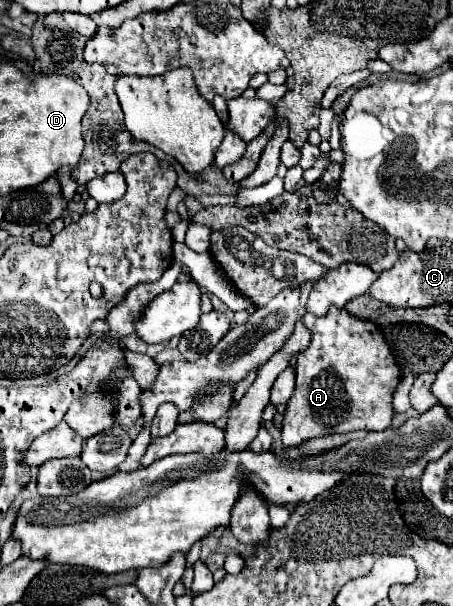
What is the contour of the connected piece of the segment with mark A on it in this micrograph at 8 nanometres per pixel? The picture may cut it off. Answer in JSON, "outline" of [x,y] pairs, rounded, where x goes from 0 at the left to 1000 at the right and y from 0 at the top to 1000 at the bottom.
{"outline":[[[731,507],[717,523],[695,523],[678,517],[669,523],[669,533],[678,533],[678,543],[687,546],[687,566],[678,569],[678,579],[660,579],[656,586],[656,635],[647,655],[634,662],[629,688],[620,698],[625,741],[660,738],[669,728],[695,721],[744,715],[762,718],[779,711],[850,711],[854,705],[863,705],[863,655],[885,625],[885,616],[863,586],[863,576],[841,553],[841,543],[828,540],[828,533],[788,526],[784,520],[748,507]]]}

